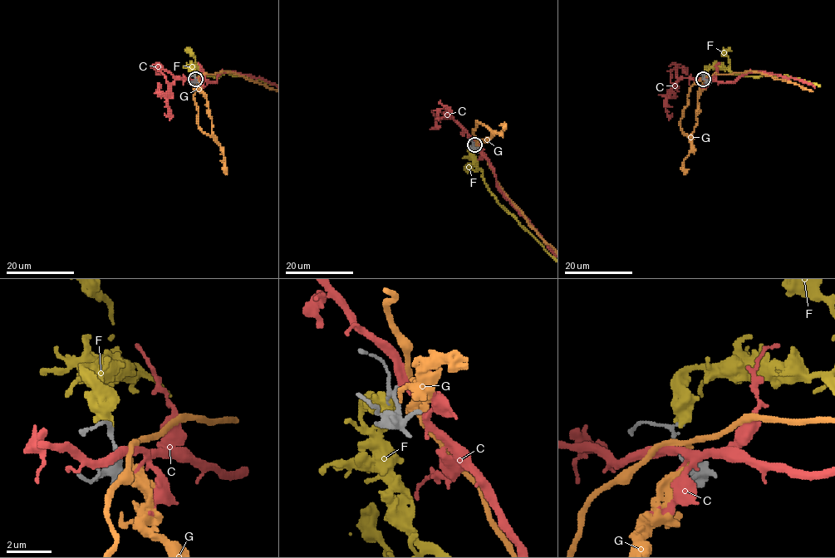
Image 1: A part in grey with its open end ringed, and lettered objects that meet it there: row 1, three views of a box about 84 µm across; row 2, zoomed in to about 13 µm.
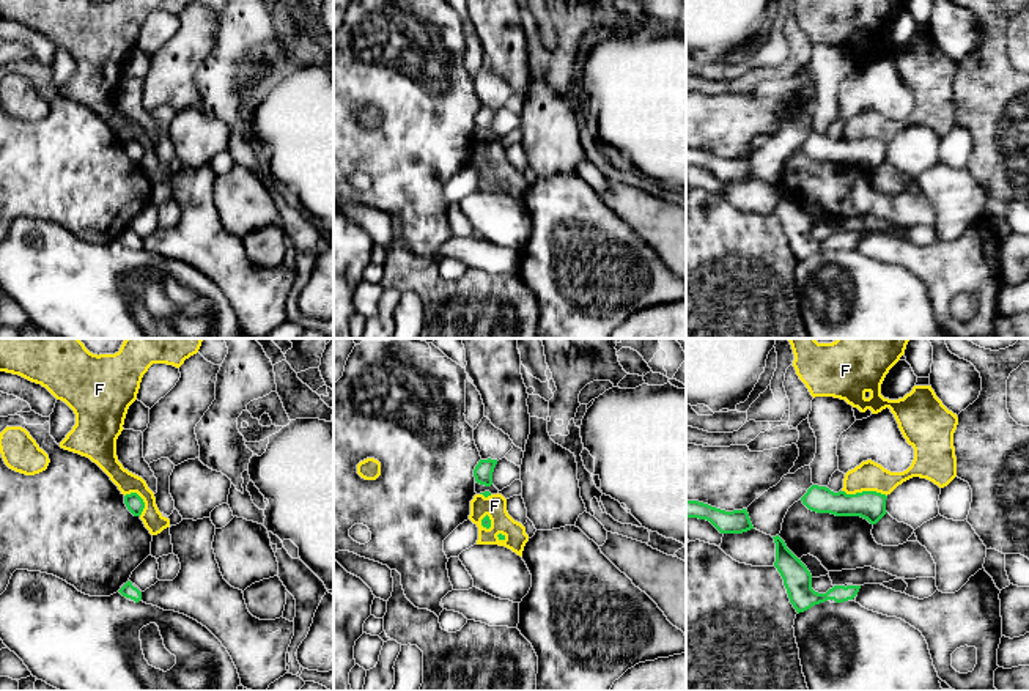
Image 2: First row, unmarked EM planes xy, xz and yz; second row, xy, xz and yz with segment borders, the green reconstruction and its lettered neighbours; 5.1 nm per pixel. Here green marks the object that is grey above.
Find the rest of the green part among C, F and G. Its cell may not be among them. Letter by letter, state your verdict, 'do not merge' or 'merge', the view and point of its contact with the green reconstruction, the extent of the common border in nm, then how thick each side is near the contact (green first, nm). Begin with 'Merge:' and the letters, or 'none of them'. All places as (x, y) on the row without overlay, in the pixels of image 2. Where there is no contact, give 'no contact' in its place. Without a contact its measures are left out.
Merge: C
C: merge; no contact
F: do not merge; meets green in yz at (864, 139); contact 240 nm long; 150 nm thick on the green side, 160 nm on the other
G: do not merge; no contact

